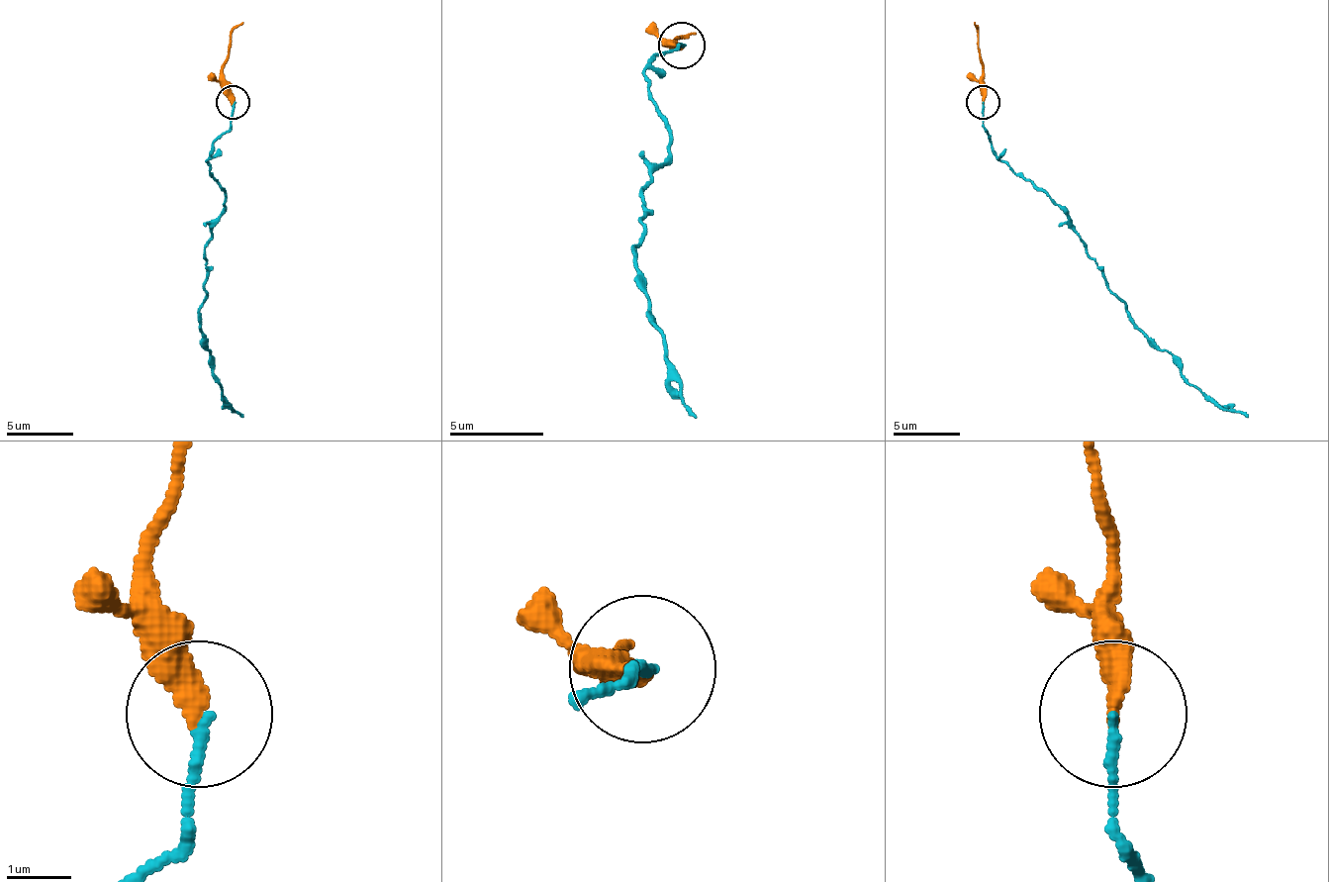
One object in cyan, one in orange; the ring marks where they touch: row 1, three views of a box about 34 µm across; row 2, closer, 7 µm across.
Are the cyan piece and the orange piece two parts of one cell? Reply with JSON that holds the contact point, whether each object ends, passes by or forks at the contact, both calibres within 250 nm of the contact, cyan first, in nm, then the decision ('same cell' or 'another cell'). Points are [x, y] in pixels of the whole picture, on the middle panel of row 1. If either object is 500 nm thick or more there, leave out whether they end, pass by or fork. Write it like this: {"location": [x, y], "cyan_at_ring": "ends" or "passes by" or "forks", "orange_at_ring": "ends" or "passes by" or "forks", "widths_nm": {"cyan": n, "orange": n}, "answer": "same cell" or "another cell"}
{"location": [681, 45], "cyan_at_ring": "ends", "orange_at_ring": "ends", "widths_nm": {"cyan": 140, "orange": 320}, "answer": "another cell"}

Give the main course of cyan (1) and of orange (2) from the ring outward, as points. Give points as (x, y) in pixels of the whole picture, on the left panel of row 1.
1: (234, 101), (231, 128), (214, 147), (210, 175), (224, 212), (204, 248), (200, 316), (210, 373), (243, 417)
2: (234, 101), (224, 60), (231, 34), (243, 21)

